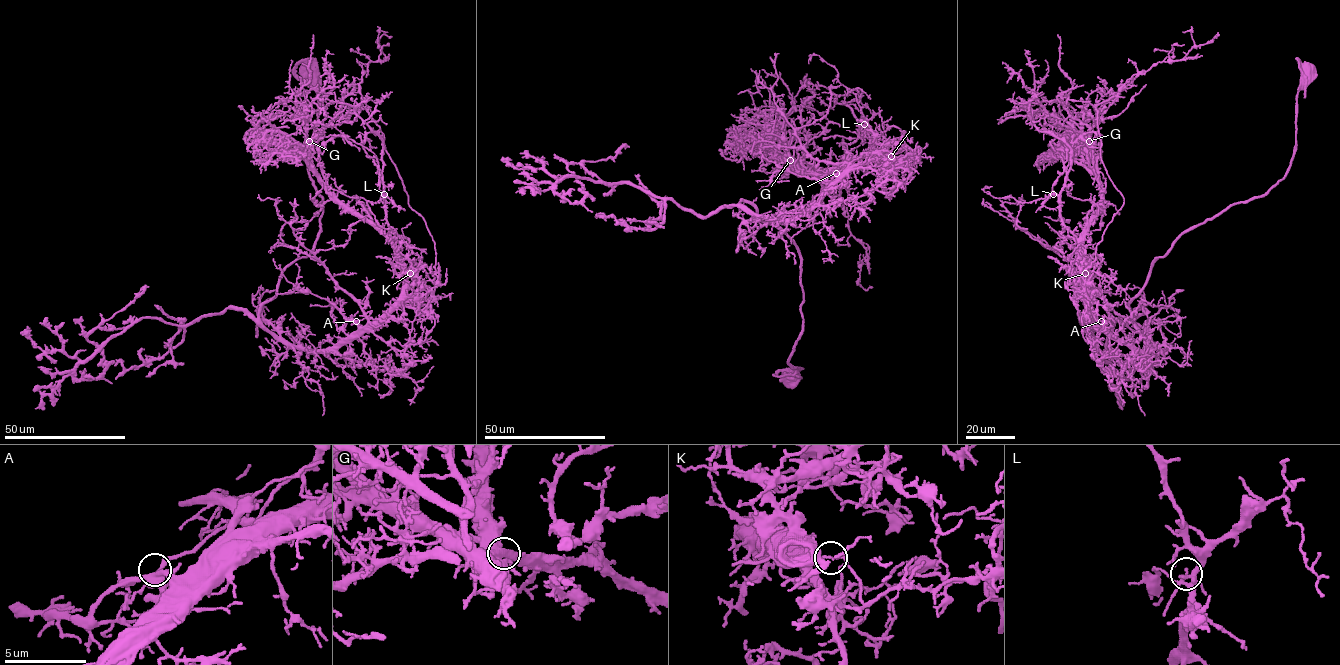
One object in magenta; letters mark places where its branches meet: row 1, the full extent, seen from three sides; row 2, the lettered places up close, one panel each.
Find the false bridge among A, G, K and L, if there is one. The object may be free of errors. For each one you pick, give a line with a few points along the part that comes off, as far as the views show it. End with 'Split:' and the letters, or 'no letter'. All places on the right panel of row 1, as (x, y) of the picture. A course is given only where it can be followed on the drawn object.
K: foreign part runs (1085, 273), (1084, 286), (1079, 276), (1124, 203), (1102, 162), (1096, 106), (1134, 75), (1216, 36)
Split: K

